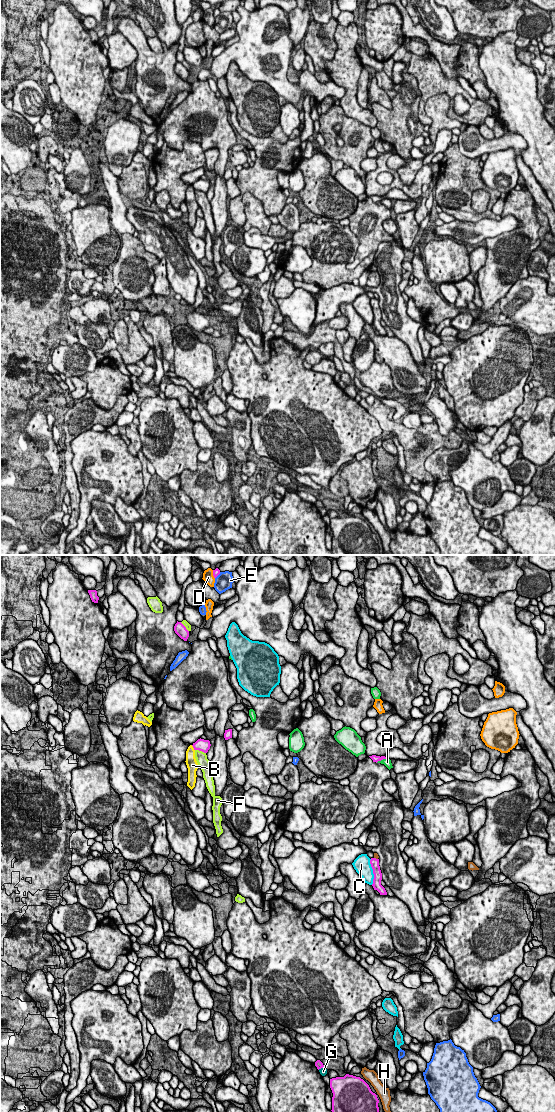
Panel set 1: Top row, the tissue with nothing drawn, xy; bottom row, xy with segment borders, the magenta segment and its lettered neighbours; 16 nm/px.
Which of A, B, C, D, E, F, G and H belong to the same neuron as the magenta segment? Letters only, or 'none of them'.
none of them

